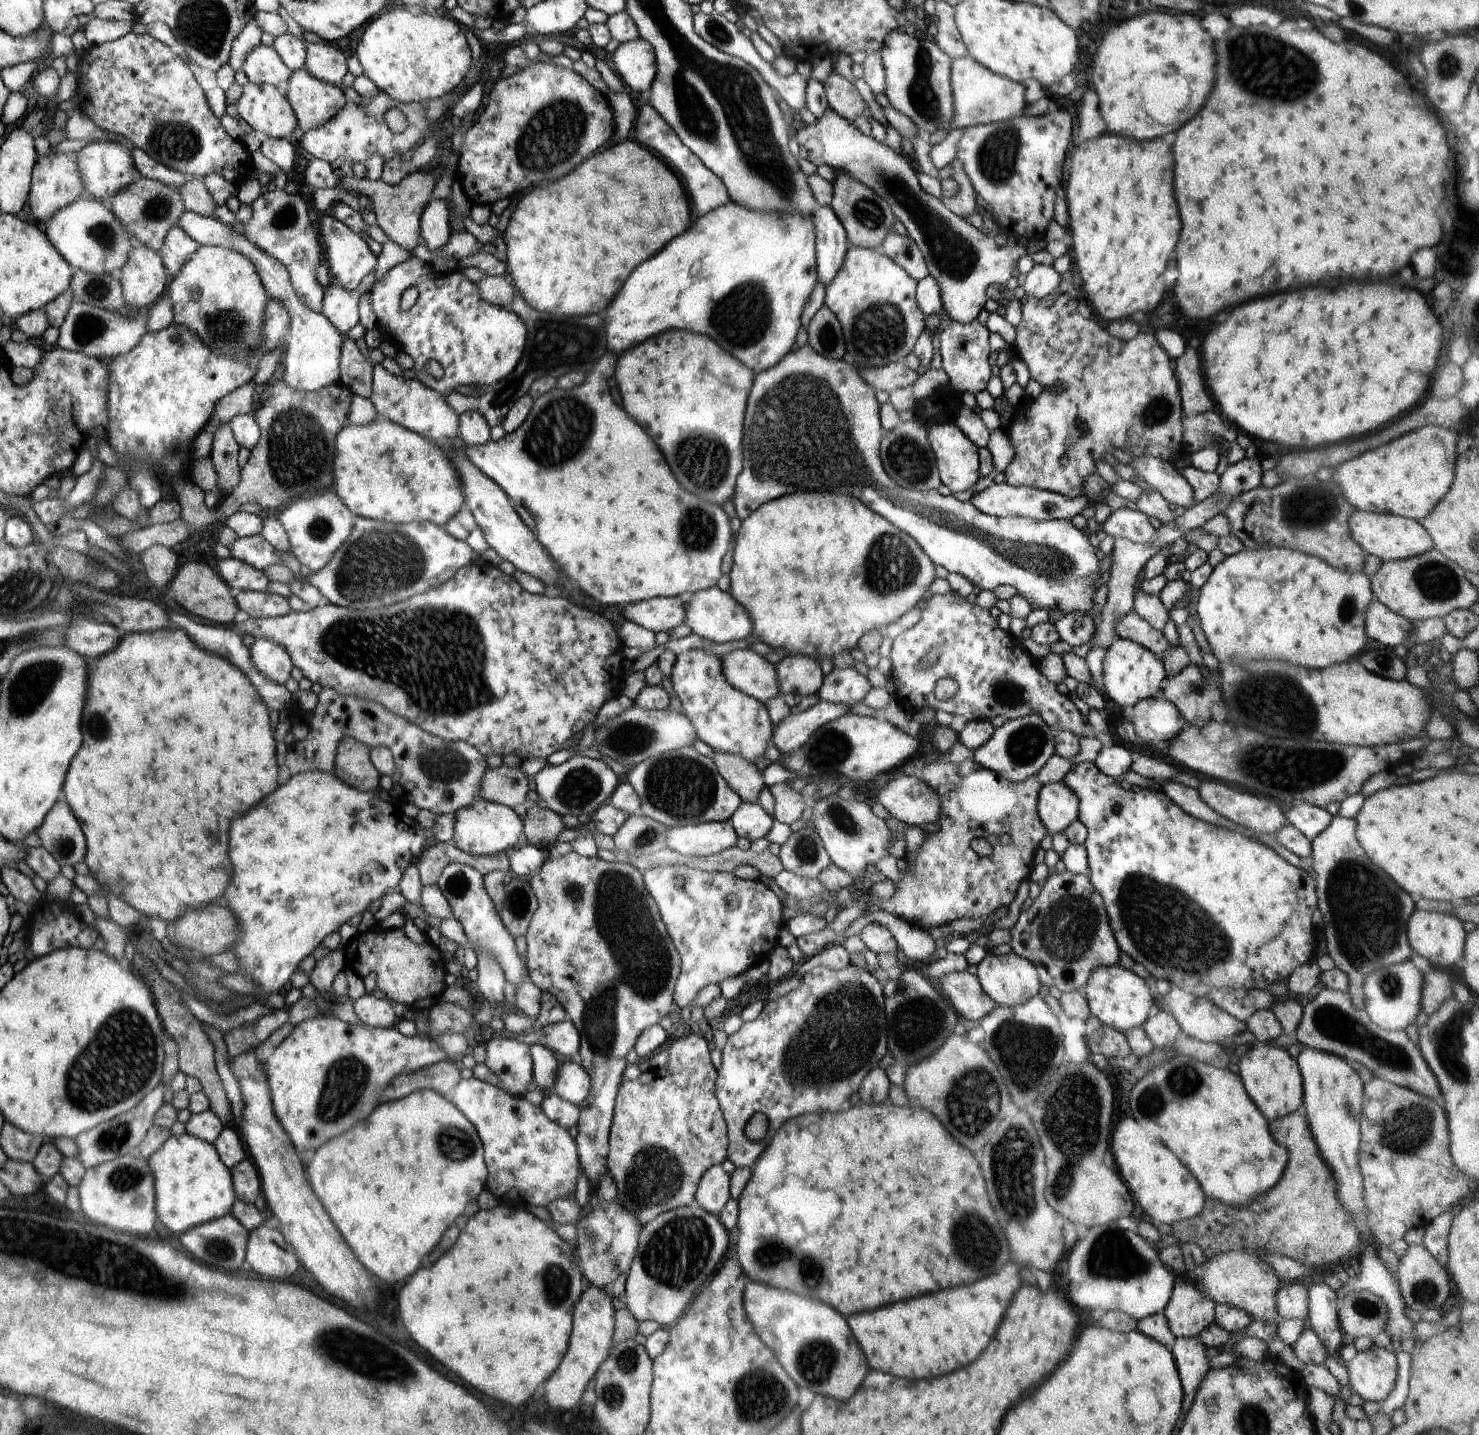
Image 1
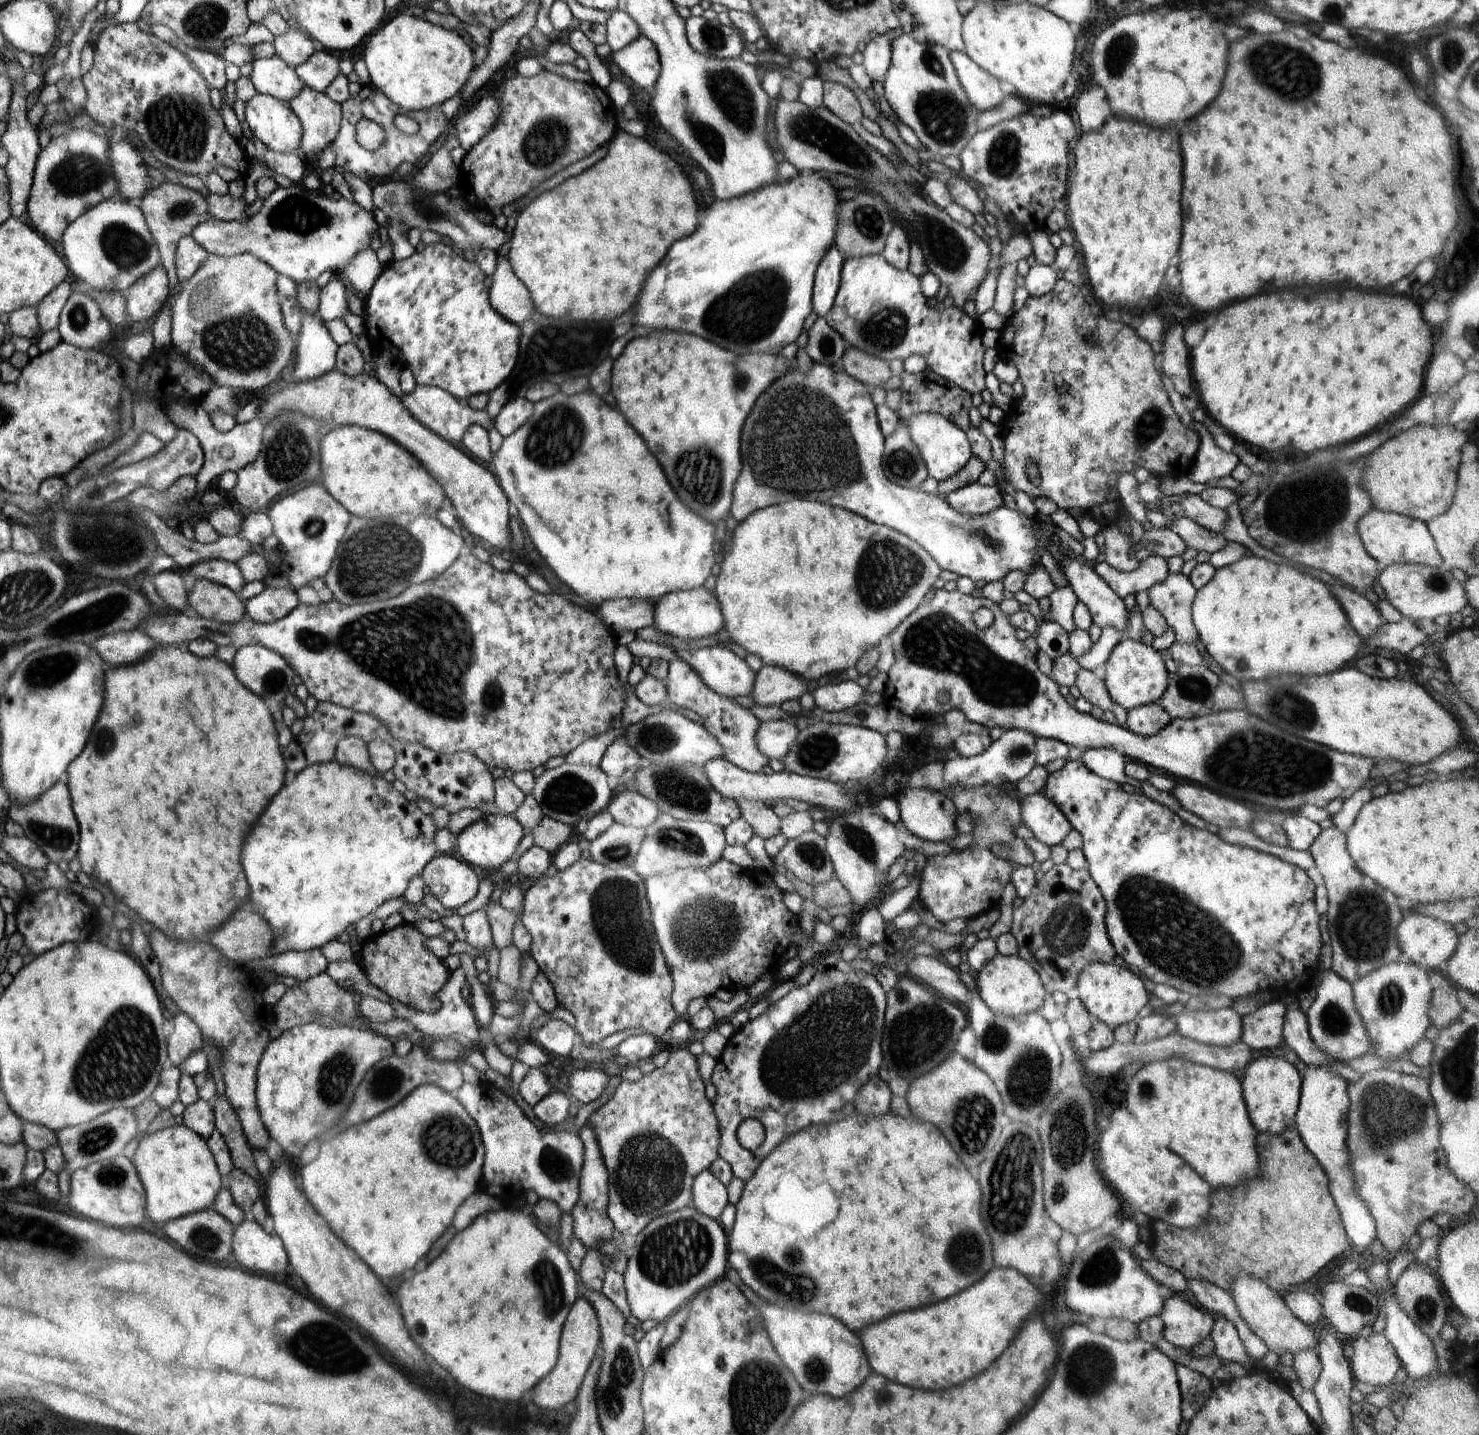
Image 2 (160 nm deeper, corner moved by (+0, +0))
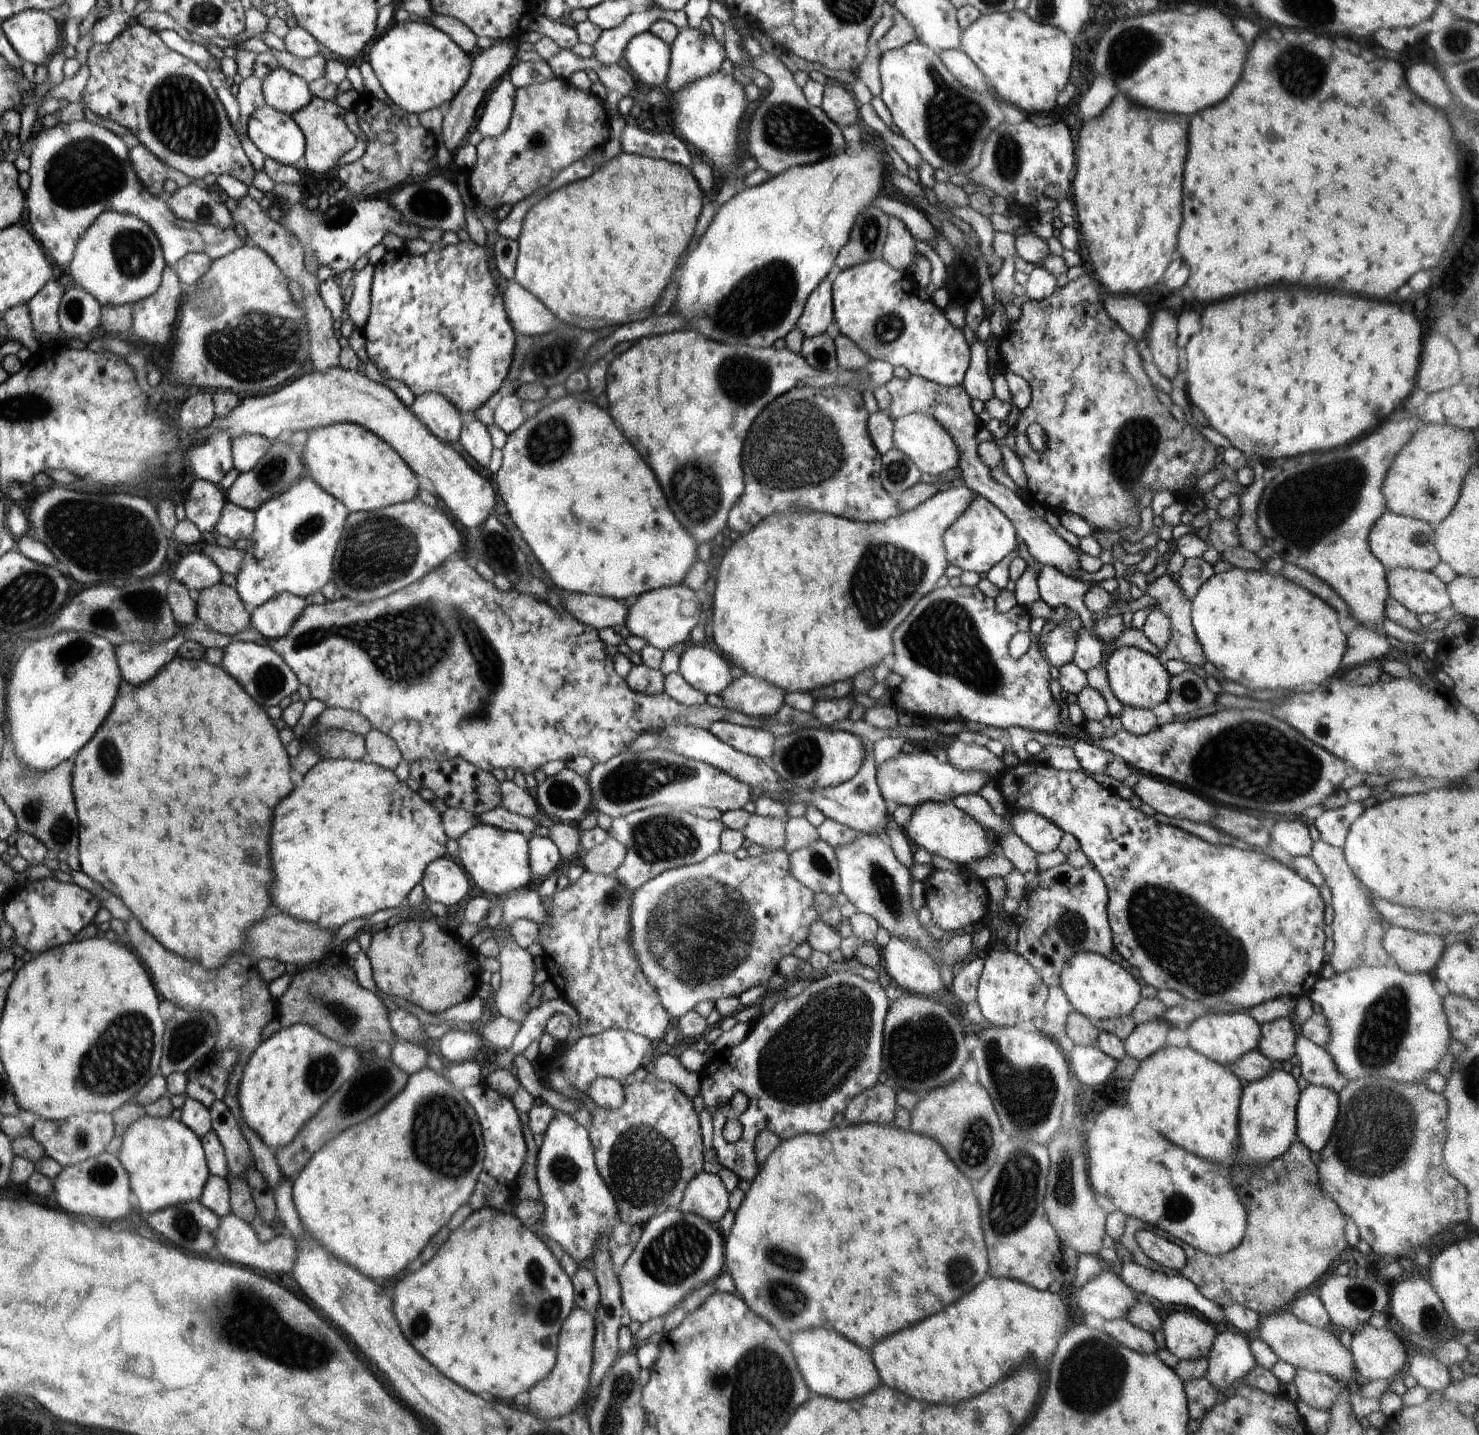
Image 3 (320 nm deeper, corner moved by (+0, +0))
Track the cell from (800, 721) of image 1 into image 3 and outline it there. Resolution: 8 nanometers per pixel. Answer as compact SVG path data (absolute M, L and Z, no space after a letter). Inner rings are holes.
M716 721L708 727L708 731L734 750L766 761L772 756L775 741L773 733L770 734L758 727L745 727L731 722Z

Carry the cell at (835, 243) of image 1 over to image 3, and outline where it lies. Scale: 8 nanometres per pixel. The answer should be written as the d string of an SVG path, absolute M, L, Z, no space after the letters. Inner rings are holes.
M826 277L808 297L795 328L802 332L804 339L812 339L826 333L834 320L832 282Z

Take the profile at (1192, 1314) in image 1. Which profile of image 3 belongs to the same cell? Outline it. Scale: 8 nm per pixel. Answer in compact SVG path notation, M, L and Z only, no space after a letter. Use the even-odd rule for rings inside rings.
M1173 1309L1171 1313L1161 1328L1165 1348L1179 1361L1207 1358L1219 1328L1189 1310Z

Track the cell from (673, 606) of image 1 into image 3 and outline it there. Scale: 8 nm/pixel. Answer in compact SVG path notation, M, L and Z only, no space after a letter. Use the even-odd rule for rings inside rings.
M566 592L562 606L578 622L599 631L615 624L624 626L628 602L617 601L598 595Z

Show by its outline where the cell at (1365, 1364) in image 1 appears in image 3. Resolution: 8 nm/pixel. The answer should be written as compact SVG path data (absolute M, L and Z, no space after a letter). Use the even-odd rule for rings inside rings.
M1366 1323L1352 1333L1350 1352L1360 1381L1392 1380L1407 1362L1407 1343L1385 1327Z

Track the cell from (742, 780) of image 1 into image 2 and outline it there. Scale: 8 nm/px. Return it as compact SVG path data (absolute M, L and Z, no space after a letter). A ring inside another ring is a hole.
M748 799L736 802L740 807L741 817L752 827L756 836L766 840L781 834L781 820L765 802Z

